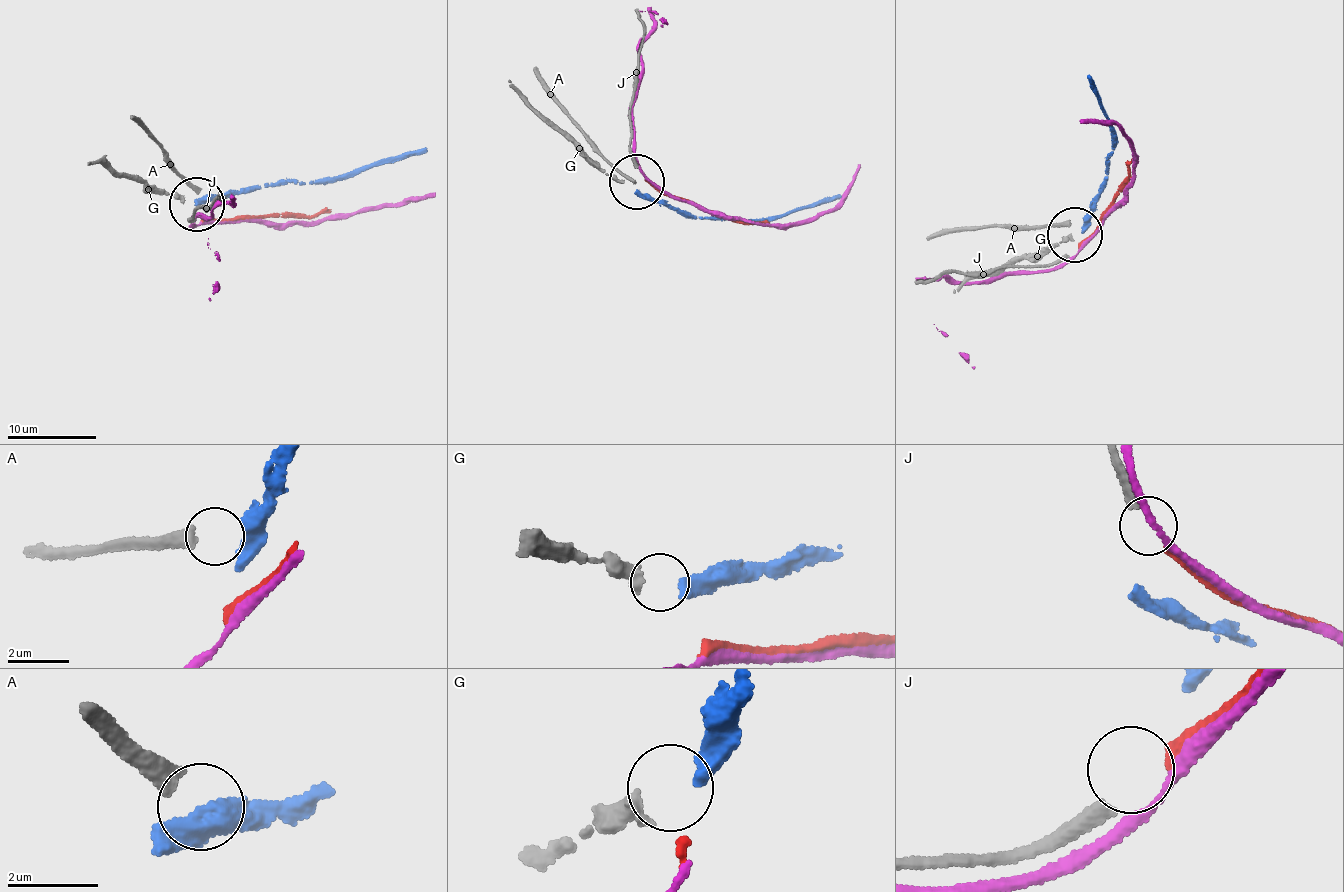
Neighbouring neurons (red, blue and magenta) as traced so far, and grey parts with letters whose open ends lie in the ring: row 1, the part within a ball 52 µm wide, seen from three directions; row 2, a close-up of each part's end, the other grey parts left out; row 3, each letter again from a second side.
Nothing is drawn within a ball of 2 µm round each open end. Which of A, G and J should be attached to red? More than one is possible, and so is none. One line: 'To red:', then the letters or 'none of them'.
To red: J

